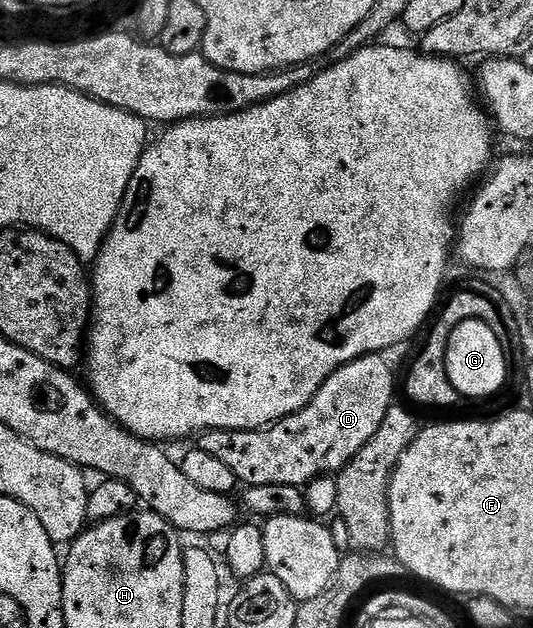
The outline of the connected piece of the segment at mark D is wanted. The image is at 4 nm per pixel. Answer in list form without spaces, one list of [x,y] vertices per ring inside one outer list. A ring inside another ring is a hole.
[[[368,353],[365,357],[340,365],[323,383],[323,387],[319,387],[311,403],[307,403],[307,407],[303,407],[298,413],[284,417],[282,421],[274,421],[263,429],[210,429],[196,438],[196,448],[220,459],[245,487],[267,483],[305,487],[308,486],[308,481],[313,481],[316,477],[325,477],[328,473],[337,475],[370,442],[375,431],[382,426],[388,409],[395,405],[393,369],[385,359],[376,353]]]

